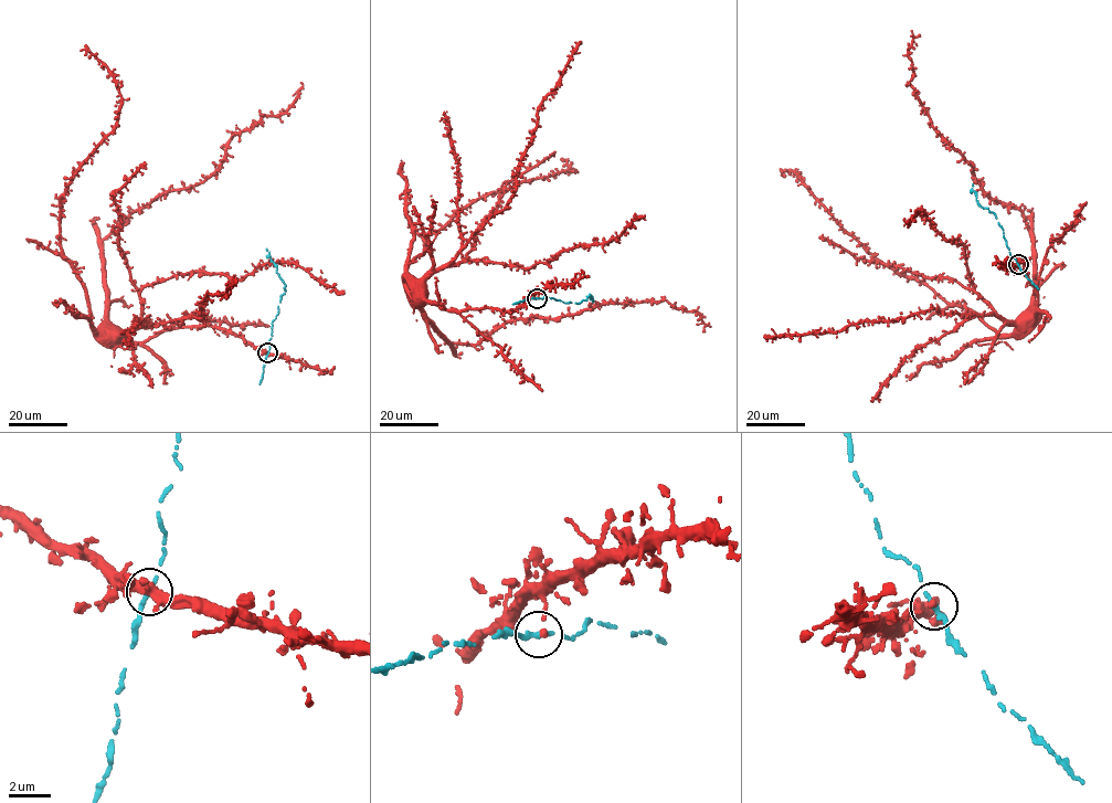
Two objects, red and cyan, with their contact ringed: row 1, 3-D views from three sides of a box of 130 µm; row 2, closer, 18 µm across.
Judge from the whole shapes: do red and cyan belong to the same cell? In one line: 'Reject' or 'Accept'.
Accept

